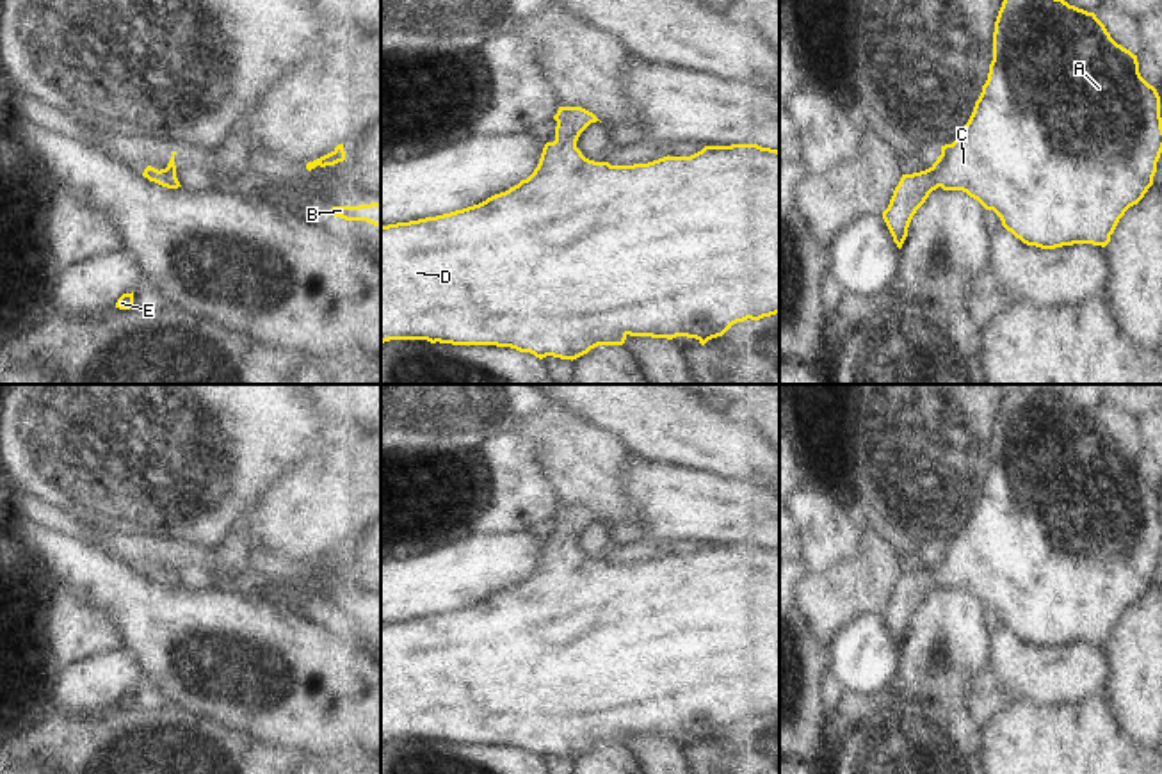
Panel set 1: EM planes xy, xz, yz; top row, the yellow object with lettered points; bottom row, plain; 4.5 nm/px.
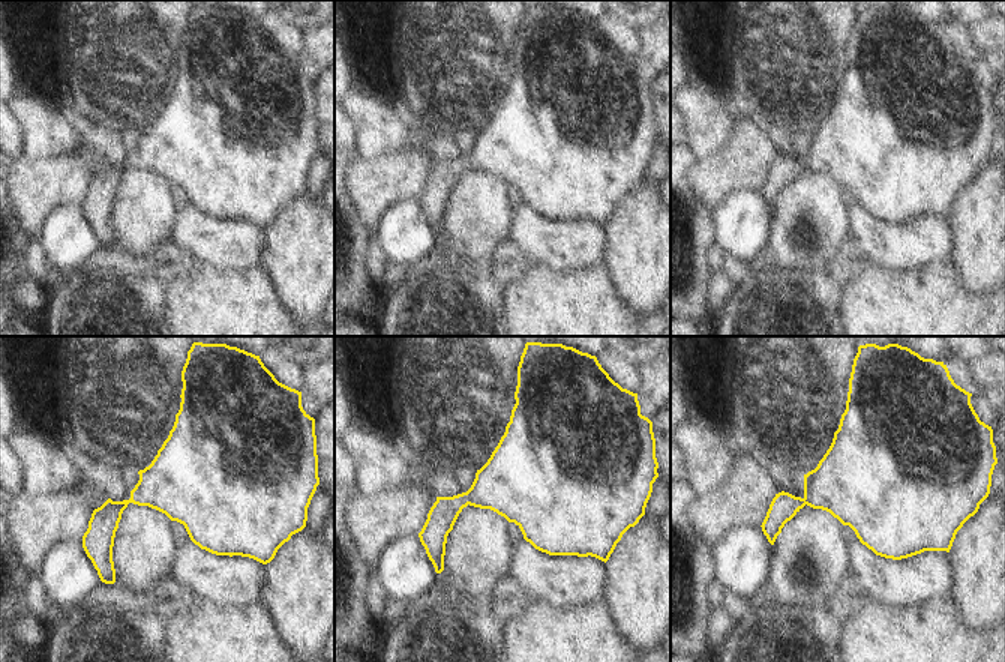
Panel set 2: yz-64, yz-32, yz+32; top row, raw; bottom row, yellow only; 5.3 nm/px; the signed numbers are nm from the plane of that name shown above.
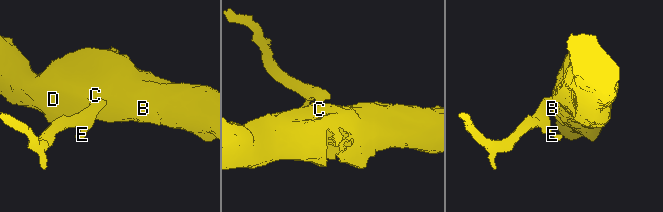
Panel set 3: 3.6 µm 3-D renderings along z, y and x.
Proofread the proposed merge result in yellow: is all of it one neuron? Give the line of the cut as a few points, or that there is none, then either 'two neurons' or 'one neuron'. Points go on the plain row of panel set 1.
no cut; one neuron

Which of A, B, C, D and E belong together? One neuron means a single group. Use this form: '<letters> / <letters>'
A B C D E

